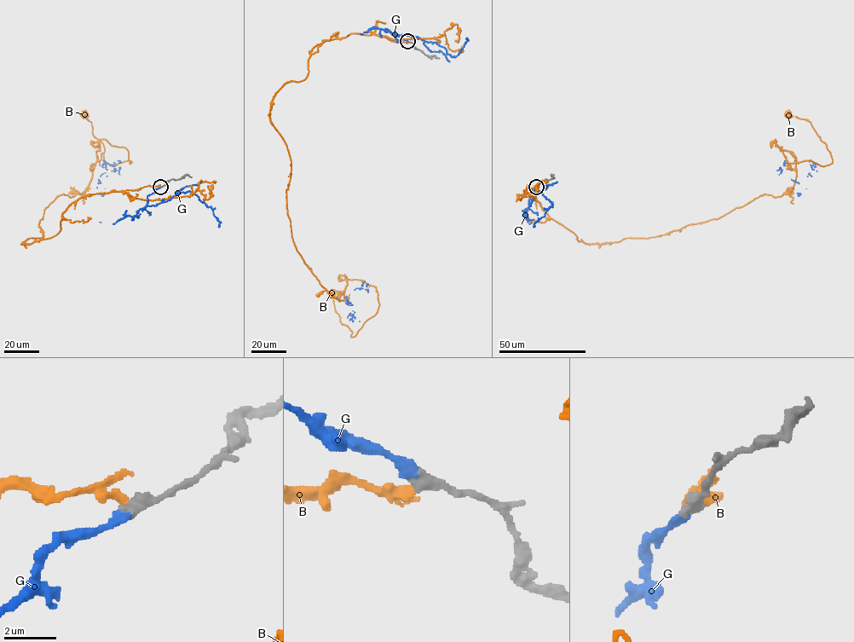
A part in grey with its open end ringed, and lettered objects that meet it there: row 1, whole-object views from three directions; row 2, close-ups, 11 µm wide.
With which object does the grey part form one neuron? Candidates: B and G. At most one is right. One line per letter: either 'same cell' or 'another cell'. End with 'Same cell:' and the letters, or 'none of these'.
B: another cell
G: same cell
Same cell: G

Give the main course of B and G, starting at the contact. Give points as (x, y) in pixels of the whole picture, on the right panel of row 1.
B: (538, 187), (589, 244), (660, 235), (787, 193), (795, 157), (775, 139), (789, 163), (832, 163), (787, 113)
G: (537, 187), (530, 196), (530, 205), (532, 199), (547, 187), (546, 185), (557, 182), (813, 163), (816, 166)

